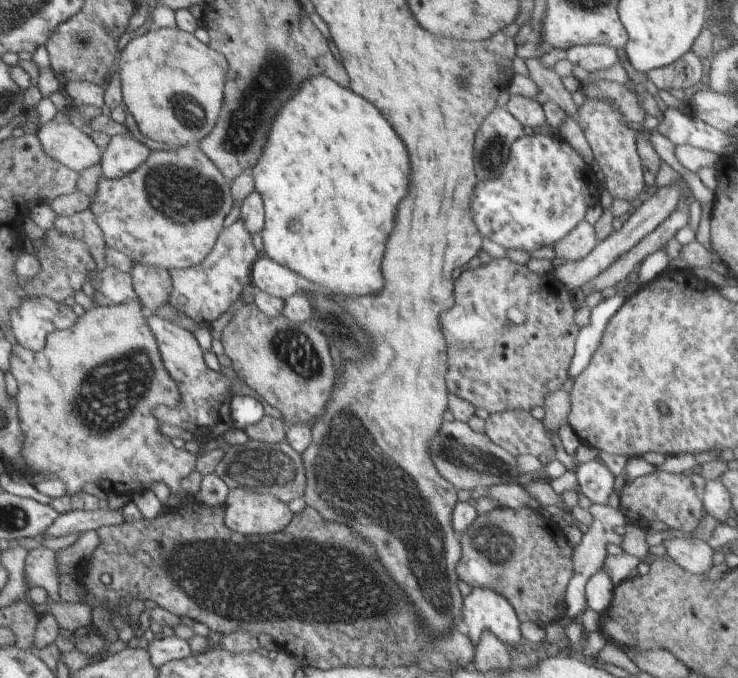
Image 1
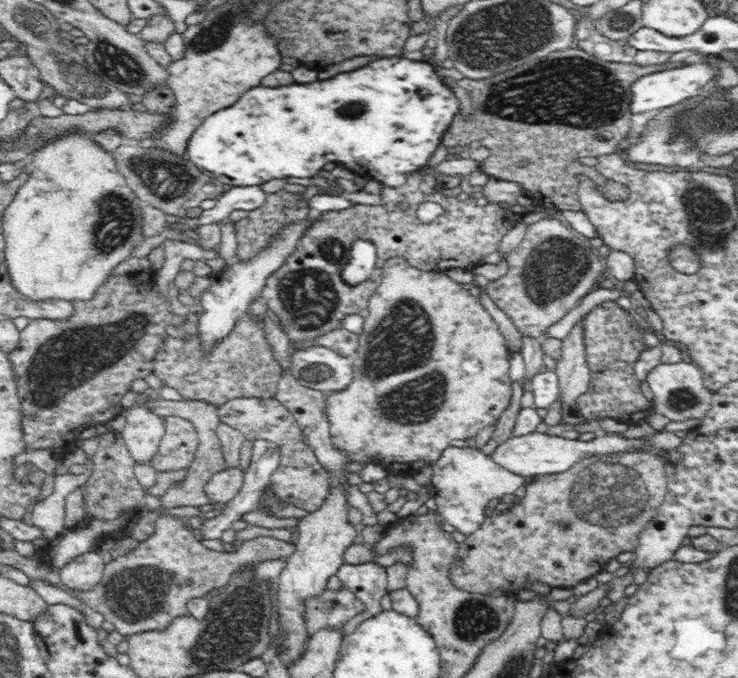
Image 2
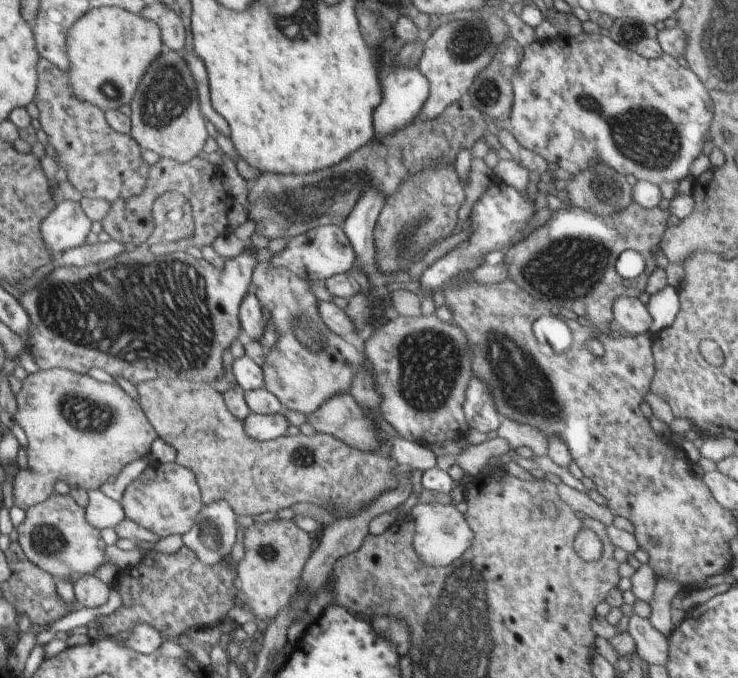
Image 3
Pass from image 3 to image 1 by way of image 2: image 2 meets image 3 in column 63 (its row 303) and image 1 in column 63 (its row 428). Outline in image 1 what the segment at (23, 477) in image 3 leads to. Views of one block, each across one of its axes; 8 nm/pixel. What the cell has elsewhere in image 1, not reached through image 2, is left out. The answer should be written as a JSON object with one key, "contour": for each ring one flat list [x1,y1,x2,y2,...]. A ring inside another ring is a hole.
{"contour":[[136,299,126,301,114,305,109,303,104,306,94,306,91,309,85,310,82,316,77,317,77,321,72,328,66,330,57,330,51,332,47,336,45,347,38,352,24,348,20,343,13,346,11,352,11,373,17,382,17,413,21,420,22,426,24,426,24,446,22,449,22,456,26,462,26,468,24,472,29,469,42,472,45,478,48,479,60,479,63,480,66,485,68,495,79,493,83,491,82,488,86,482,90,484,97,484,104,490,106,494,126,494,133,495,135,493,141,493,145,488,151,489,157,483,164,482,170,488,171,493,178,495,180,498,190,498,184,490,180,488,180,480,186,478,192,470,195,469,196,459,198,458,188,449,179,449,172,445,170,438,161,434,158,430,158,421,154,418,154,408,158,404,164,404,166,406,175,407,179,403,178,387,174,382,174,379,169,375,166,367,163,365,161,354,154,336,154,331,150,328,149,318,150,313,145,305,145,302,137,301]]}

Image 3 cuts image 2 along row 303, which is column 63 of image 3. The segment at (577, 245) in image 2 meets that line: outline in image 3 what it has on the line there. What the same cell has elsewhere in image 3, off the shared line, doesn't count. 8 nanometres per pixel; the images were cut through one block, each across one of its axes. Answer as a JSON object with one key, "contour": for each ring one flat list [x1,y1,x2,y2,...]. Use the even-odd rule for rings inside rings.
{"contour":[[56,492,52,493,48,500,44,500,26,511,26,519,17,526,18,542,22,550,33,563,37,563,42,570,49,571,55,576,82,576,82,574,94,574,102,564,108,560,104,552,107,544,102,540,101,530,96,530,86,522,86,509,74,500,70,495,62,496]]}

